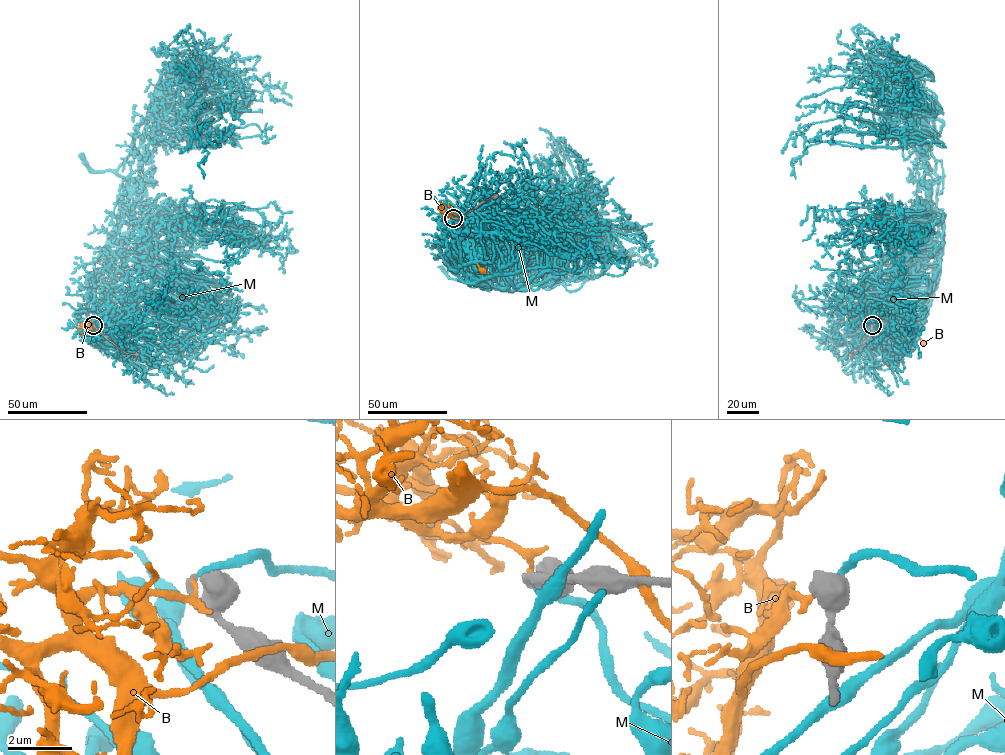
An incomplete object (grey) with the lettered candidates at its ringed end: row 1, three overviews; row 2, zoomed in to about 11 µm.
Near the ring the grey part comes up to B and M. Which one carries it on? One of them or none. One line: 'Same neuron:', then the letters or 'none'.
Same neuron: M

